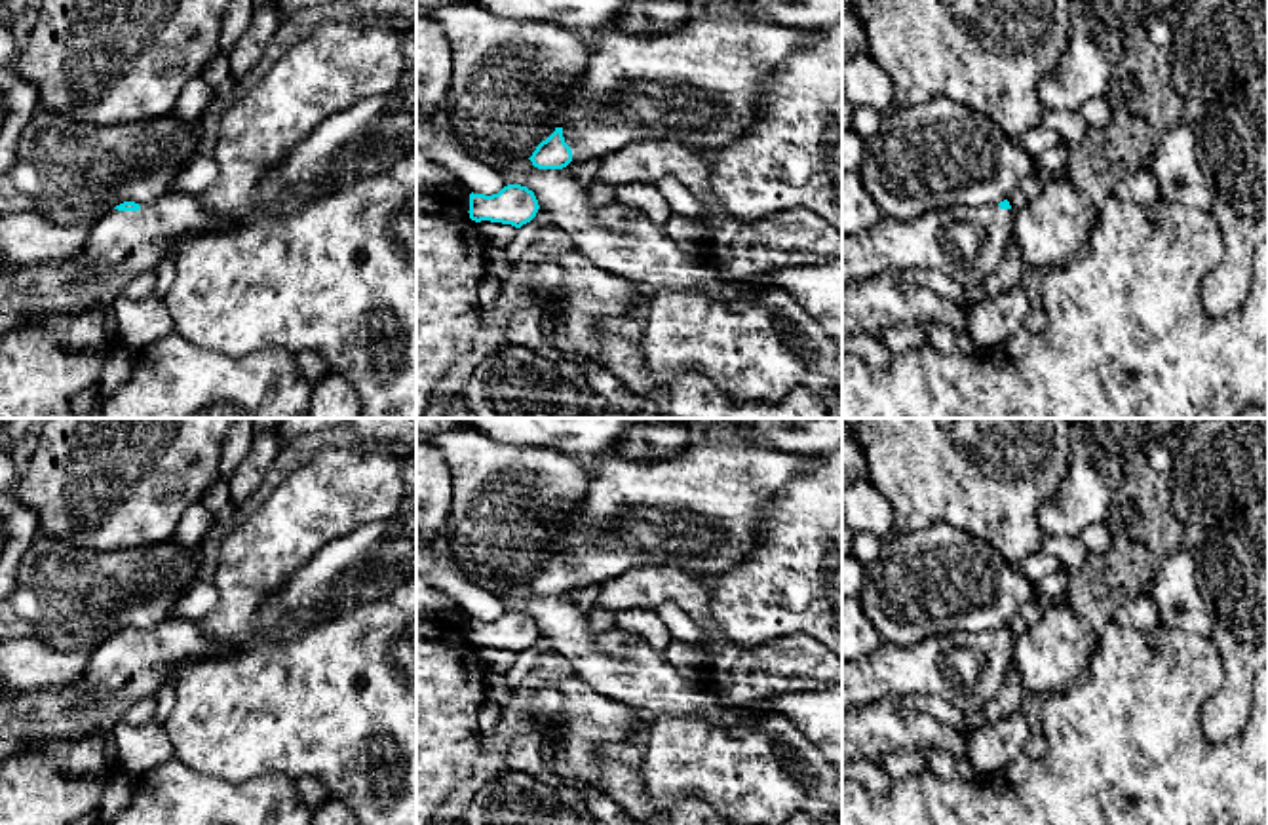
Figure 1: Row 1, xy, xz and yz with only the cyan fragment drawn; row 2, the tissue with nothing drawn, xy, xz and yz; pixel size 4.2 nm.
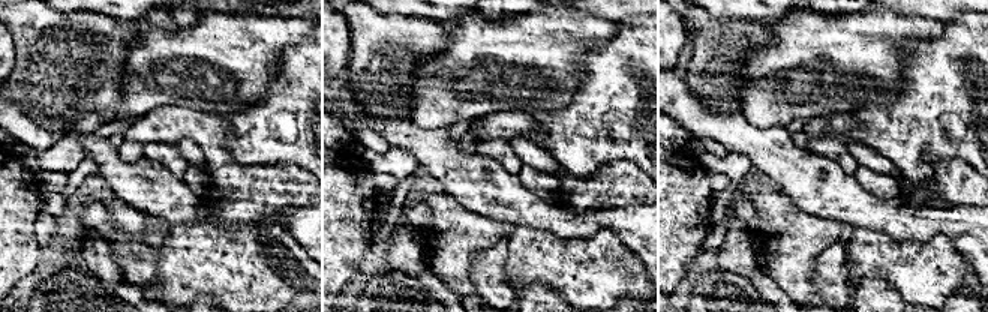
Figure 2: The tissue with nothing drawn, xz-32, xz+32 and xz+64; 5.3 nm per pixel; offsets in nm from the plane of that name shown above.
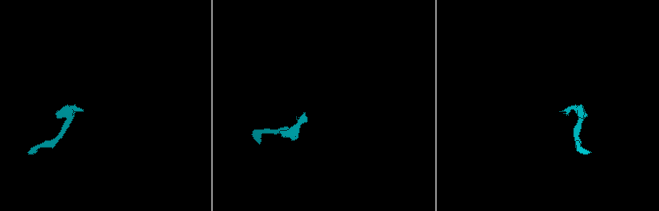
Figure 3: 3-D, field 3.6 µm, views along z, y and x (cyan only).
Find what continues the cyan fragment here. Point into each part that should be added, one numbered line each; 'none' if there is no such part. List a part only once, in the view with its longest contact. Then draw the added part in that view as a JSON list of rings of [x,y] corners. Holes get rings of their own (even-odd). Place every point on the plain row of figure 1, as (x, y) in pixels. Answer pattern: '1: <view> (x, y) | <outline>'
1: xz (700, 510) | [[[694,437],[686,449],[663,460],[631,460],[618,451],[593,458],[597,468],[589,475],[584,502],[576,508],[570,525],[551,542],[546,561],[548,565],[553,553],[561,551],[572,587],[603,584],[637,566],[675,566],[694,576],[720,574],[755,547],[766,525],[762,508],[774,500],[776,492],[819,466],[816,454],[787,454],[743,439],[711,437]]]

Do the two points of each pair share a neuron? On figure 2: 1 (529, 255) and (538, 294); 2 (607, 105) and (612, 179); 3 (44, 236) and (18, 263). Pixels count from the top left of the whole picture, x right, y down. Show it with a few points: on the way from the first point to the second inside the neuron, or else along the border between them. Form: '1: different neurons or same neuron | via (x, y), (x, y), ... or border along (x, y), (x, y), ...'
1: different neurons | border along (516, 296), (537, 282), (550, 287), (561, 296)
2: different neurons | border along (642, 168), (610, 159), (579, 177)
3: different neurons | border along (41, 212), (35, 222), (35, 237), (42, 246)

